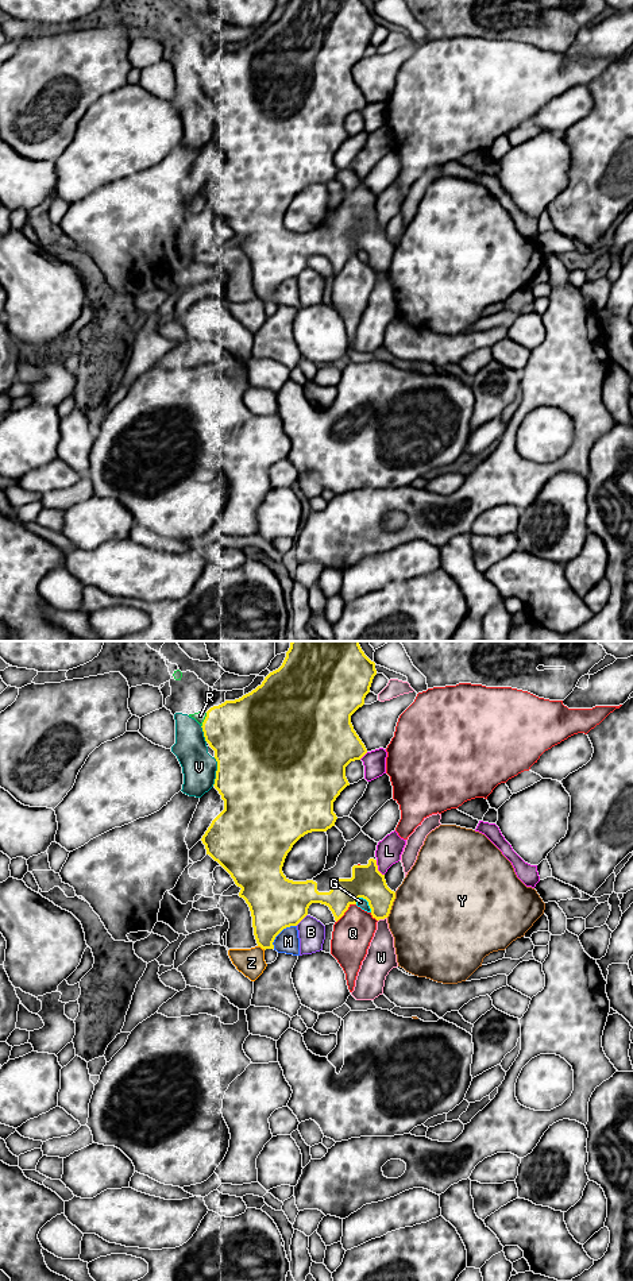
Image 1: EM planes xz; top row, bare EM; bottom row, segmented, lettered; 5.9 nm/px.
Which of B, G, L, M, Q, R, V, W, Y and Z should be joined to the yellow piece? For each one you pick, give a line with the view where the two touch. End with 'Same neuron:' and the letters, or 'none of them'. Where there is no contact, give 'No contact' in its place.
Same neuron: none of them

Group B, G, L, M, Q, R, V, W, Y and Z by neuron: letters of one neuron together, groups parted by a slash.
B / G / L / M / Q / R / V / W / Y / Z

